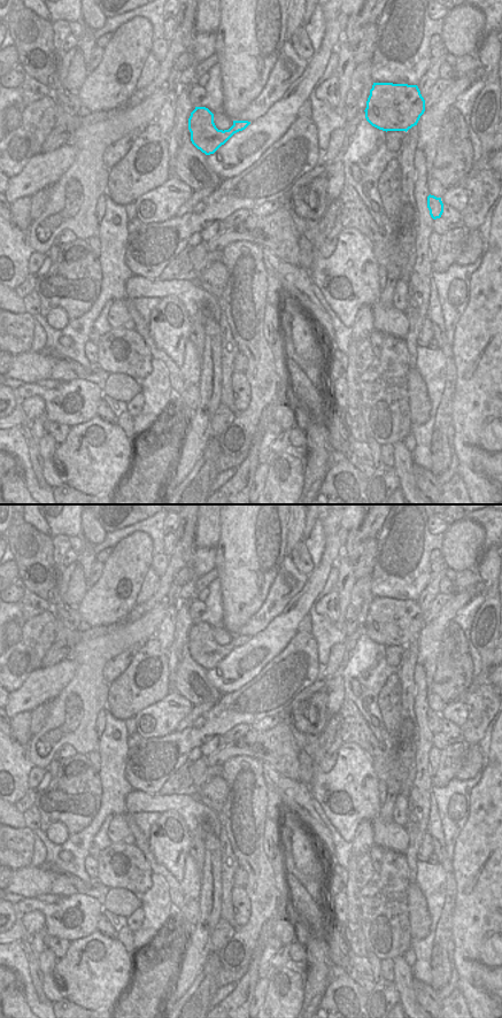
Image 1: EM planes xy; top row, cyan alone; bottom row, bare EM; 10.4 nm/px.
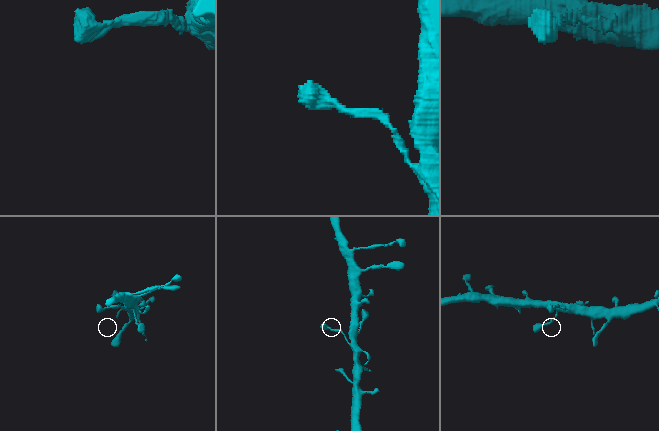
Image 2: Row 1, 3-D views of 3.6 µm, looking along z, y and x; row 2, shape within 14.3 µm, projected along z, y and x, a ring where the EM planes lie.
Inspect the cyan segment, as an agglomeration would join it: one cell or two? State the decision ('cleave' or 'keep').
keep

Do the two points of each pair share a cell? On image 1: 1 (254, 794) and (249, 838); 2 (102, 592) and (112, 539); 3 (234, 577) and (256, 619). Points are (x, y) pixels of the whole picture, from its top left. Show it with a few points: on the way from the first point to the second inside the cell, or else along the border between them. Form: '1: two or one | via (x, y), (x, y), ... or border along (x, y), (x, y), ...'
1: one | via (249, 804), (249, 827)
2: two | border along (136, 532), (122, 538), (113, 547)
3: two | border along (269, 591), (262, 606), (238, 630), (237, 634)

